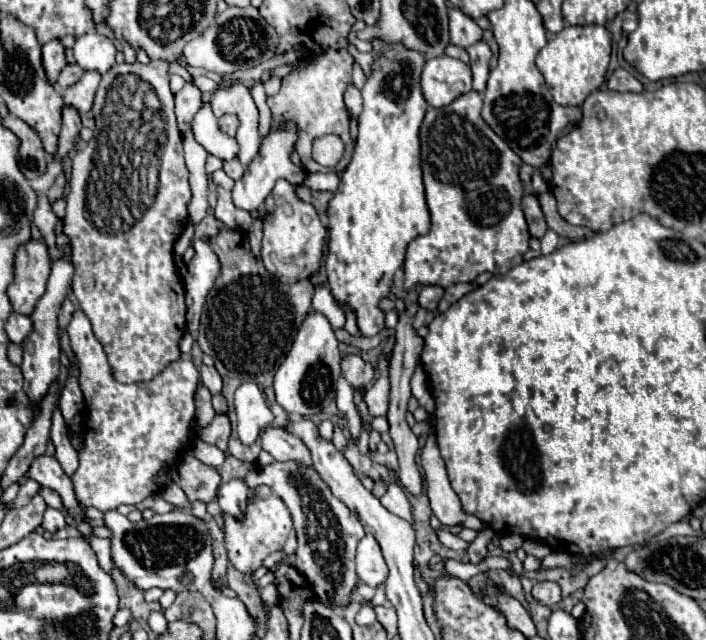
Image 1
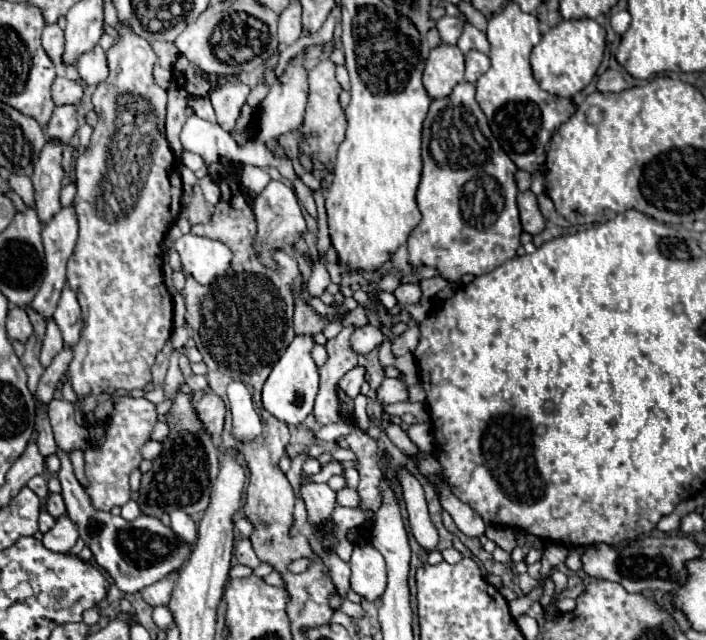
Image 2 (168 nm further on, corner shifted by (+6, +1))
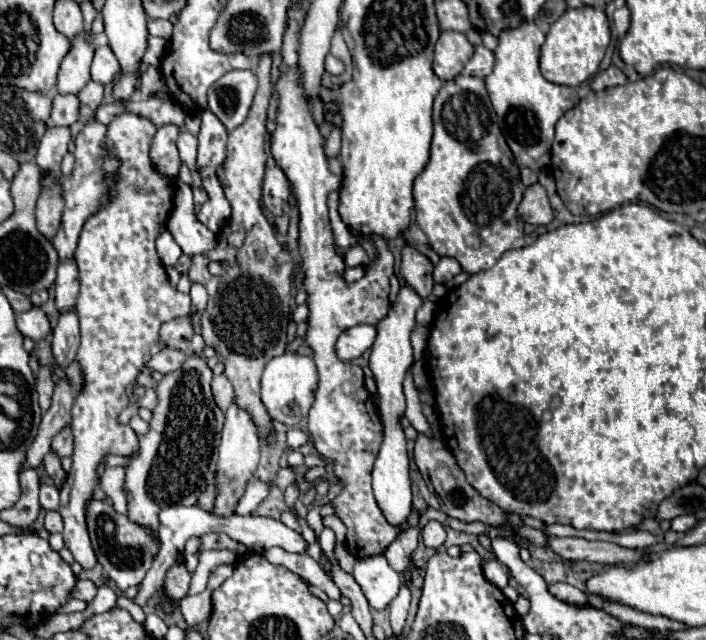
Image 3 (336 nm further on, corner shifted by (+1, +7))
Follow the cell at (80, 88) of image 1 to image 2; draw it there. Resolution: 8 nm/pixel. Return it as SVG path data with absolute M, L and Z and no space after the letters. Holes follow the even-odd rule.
M58 106L46 126L48 142L60 142L66 146L74 132L78 130L78 108L76 106Z

